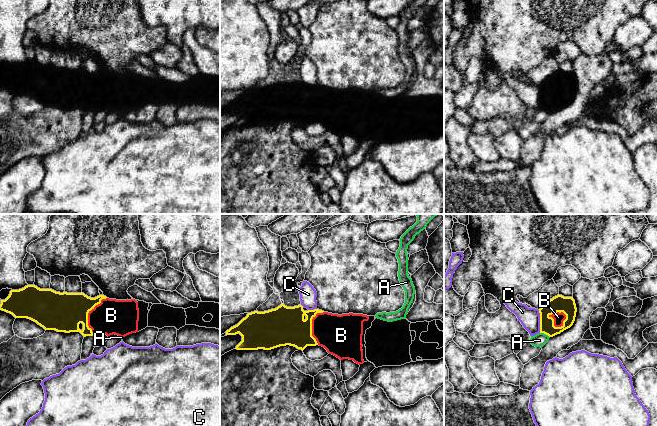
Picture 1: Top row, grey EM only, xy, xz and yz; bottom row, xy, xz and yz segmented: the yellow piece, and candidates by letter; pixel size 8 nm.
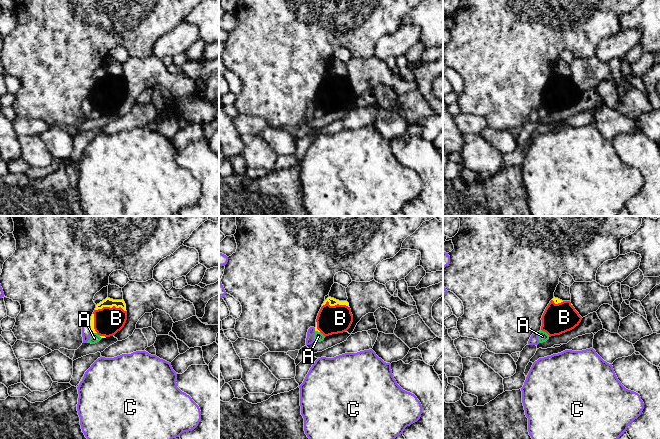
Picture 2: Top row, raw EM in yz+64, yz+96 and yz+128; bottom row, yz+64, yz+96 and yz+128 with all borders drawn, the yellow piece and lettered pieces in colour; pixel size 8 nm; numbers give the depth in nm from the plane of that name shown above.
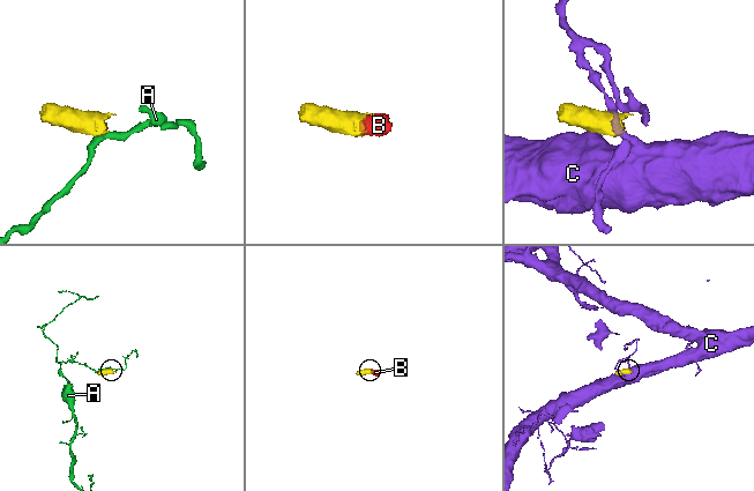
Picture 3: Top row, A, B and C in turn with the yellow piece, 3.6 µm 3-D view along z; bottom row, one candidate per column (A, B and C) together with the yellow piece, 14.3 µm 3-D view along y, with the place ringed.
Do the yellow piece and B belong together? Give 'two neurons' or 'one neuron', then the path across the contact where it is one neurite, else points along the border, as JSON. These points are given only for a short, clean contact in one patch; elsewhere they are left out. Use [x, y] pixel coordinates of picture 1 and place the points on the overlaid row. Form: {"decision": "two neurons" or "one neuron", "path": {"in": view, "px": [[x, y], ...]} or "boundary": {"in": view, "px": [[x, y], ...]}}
{"decision": "one neuron", "path": {"in": "xy", "px": [[63, 312], [87, 315], [111, 316]]}}

